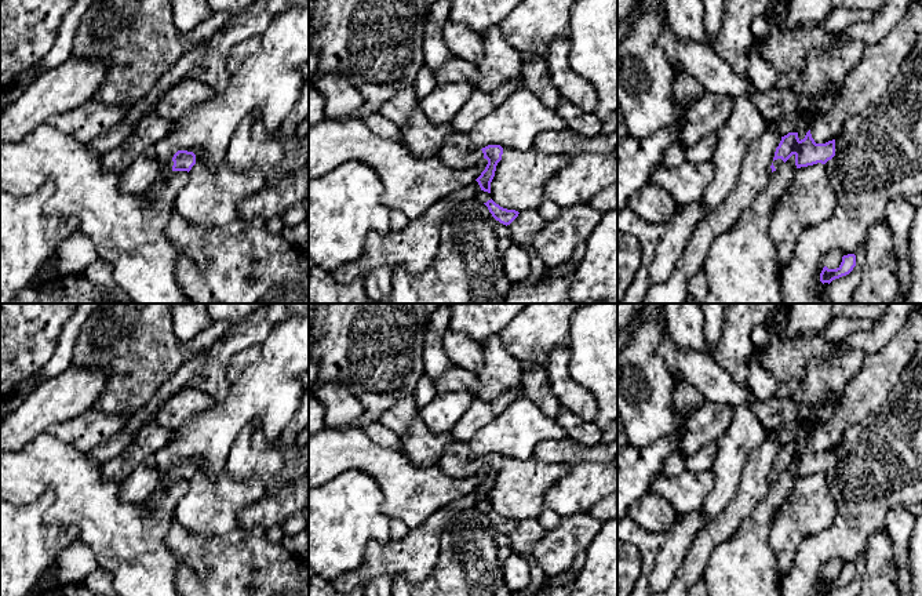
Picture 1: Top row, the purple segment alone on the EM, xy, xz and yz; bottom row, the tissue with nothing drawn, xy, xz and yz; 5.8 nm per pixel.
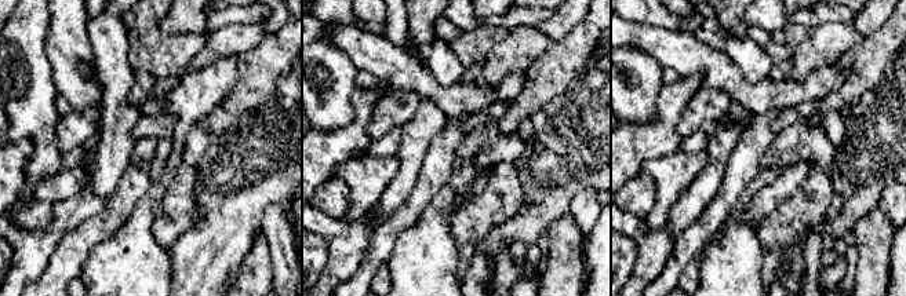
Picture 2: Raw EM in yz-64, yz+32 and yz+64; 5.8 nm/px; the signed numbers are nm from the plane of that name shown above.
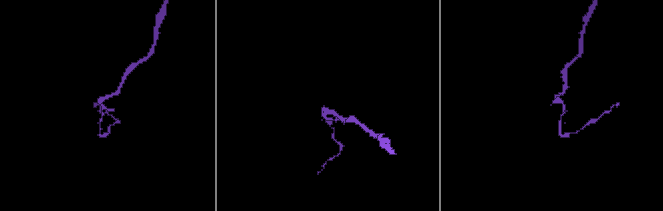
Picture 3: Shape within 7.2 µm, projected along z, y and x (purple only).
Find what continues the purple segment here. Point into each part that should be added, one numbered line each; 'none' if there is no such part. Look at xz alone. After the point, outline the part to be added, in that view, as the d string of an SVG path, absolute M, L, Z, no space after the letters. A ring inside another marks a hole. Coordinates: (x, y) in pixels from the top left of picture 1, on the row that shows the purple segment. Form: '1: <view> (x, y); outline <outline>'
1: xz (455, 152); outline M452 130L440 148L438 159L452 170L467 170L484 159L484 153L470 149L469 134Z

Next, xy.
1: xy (146, 170); outline M149 146L121 172L120 188L124 193L145 195L158 179L172 172L172 166L174 161L163 164L156 148Z

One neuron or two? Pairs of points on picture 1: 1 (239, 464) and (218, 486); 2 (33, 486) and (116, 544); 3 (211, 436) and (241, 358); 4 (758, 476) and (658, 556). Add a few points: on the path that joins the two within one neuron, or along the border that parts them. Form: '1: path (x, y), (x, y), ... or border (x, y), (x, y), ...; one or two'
1: border (223, 468), (234, 478), (258, 479), (261, 482); two
2: path (54, 480), (97, 523); one
3: border (257, 360), (232, 382); two
4: border (713, 519), (689, 545); two

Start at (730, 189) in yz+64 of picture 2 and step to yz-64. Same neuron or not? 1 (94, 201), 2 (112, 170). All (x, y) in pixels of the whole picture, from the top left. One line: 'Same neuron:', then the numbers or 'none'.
Same neuron: none

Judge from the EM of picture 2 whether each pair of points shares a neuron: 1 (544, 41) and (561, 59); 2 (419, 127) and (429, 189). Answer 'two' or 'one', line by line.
1: two
2: two

